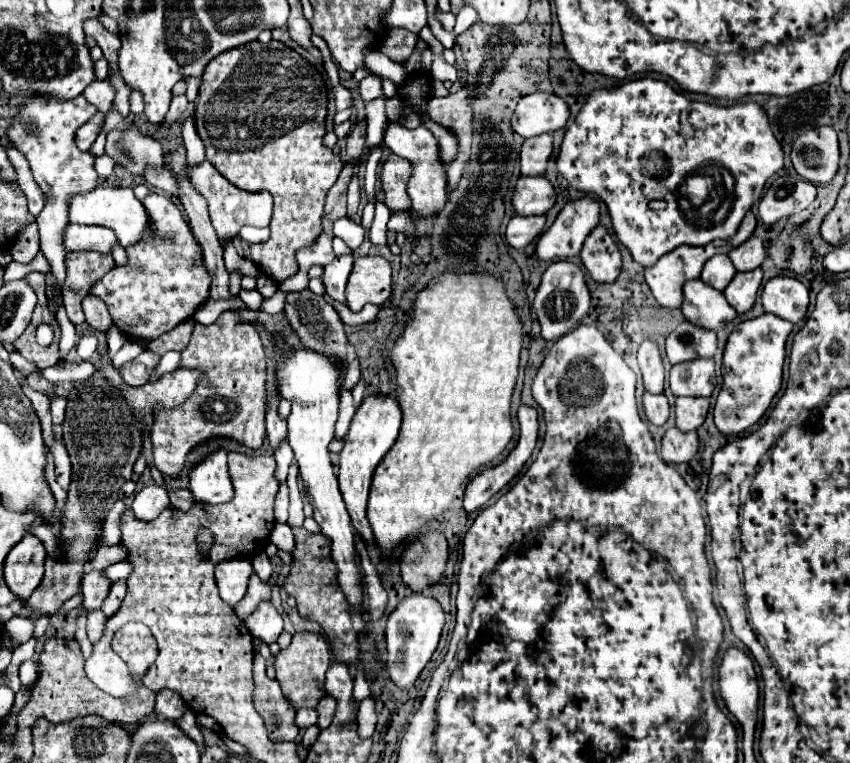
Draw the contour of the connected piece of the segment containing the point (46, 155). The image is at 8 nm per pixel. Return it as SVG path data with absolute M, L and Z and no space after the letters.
M32 96L22 106L22 112L14 118L8 138L10 142L28 158L36 184L42 188L46 196L46 204L36 218L40 228L40 252L50 264L50 276L54 278L56 294L48 298L48 308L52 316L56 316L60 300L62 300L62 284L66 280L66 246L64 232L68 226L68 208L70 200L76 194L86 194L96 188L98 174L94 170L94 156L90 152L80 152L74 144L76 130L96 112L92 104L84 100L84 96L76 96L68 102L52 102L52 98Z

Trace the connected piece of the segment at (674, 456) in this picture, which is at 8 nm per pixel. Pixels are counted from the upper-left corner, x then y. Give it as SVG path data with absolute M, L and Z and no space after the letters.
M670 428L662 438L662 458L670 464L688 462L698 452L698 436L696 432L680 432L678 428Z

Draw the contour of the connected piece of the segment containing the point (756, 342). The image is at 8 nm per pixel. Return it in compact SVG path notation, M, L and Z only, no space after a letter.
M762 314L758 318L740 322L730 334L724 348L724 384L714 406L714 424L724 436L738 436L750 430L770 408L774 396L782 386L782 366L786 360L786 340L792 324L774 316Z

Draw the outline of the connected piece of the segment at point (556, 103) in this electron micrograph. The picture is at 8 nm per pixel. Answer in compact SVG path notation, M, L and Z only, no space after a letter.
M536 92L524 96L512 116L512 128L522 138L532 138L544 132L554 132L564 128L570 110L562 98L556 94Z

